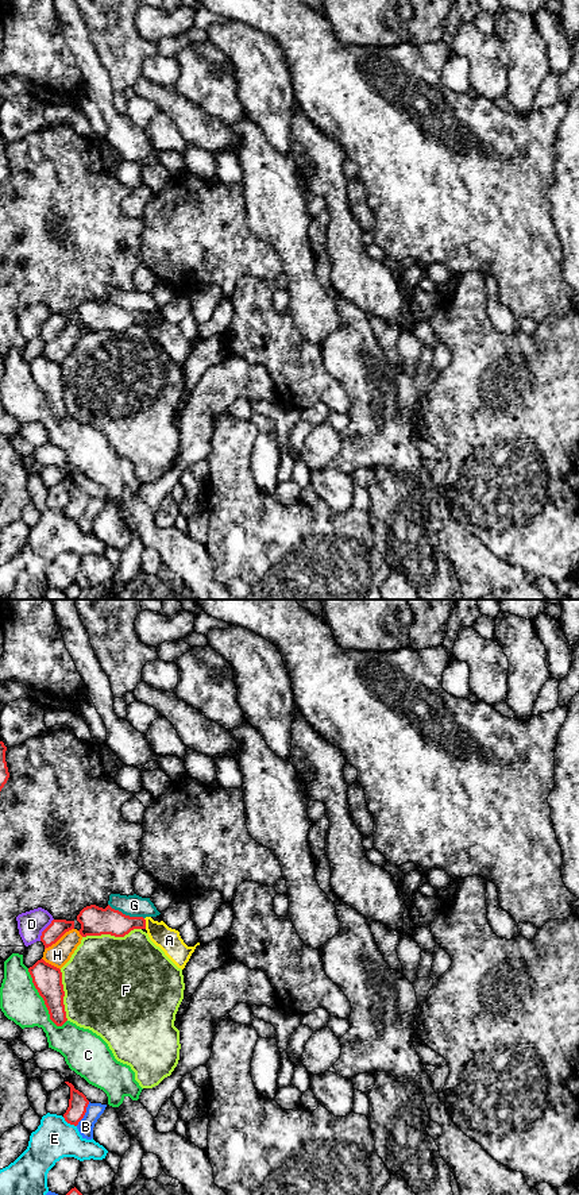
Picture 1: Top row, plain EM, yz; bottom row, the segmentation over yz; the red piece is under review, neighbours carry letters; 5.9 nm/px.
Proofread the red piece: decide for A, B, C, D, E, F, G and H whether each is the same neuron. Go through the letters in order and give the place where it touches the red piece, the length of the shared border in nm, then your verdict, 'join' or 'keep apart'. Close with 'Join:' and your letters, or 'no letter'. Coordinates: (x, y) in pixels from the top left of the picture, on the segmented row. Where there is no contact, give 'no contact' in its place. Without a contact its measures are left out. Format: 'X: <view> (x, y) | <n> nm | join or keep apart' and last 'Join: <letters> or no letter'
A: yz (145, 924) | 70 nm | join
B: yz (84, 1114) | 170 nm | keep apart
C: yz (43, 999) | 400 nm | keep apart
D: yz (45, 929) | 160 nm | keep apart
E: yz (69, 1122) | 110 nm | keep apart
F: yz (111, 935) | 360 nm | keep apart
G: yz (124, 914) | 240 nm | keep apart
H: yz (58, 939) | 220 nm | keep apart
Join: A

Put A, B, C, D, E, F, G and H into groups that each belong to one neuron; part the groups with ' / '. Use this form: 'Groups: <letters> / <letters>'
Groups: A / B / C / D / E / F / G / H

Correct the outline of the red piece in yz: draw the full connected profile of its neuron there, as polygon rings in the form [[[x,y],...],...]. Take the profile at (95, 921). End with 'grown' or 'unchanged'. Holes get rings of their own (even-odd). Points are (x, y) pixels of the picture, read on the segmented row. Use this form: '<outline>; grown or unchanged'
[[[96,905],[84,907],[77,915],[81,924],[78,930],[82,937],[111,934],[124,937],[134,929],[146,929],[150,940],[159,947],[165,955],[181,970],[185,968],[196,947],[188,947],[180,932],[169,928],[163,921],[154,921],[151,917],[130,917],[109,905],[103,909]]]; grown

